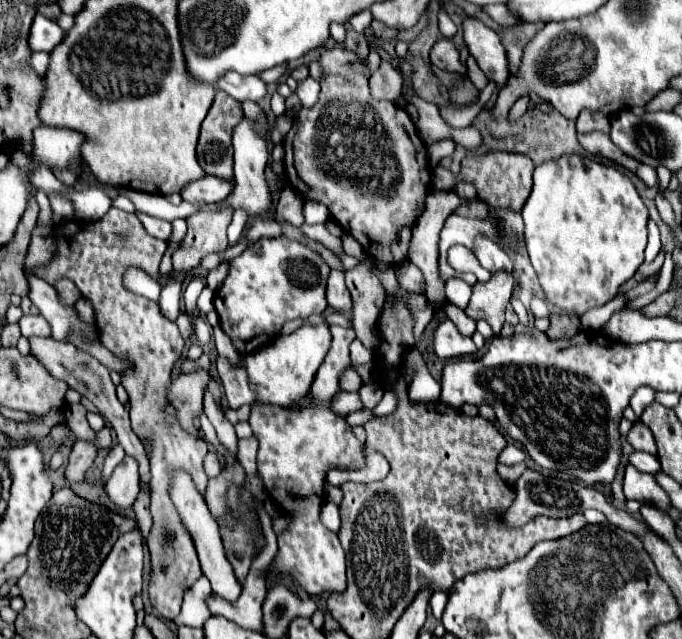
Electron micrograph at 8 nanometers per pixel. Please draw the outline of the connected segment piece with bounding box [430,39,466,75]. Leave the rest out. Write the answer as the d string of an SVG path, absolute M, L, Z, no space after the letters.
M446 39L446 45L434 45L430 49L430 61L432 61L432 65L436 65L440 69L448 69L448 71L466 75L466 67L460 63L460 55L450 39Z

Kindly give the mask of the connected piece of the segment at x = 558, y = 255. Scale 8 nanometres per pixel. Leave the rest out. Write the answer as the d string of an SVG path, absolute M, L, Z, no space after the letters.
M564 155L536 167L532 193L522 209L522 217L526 225L528 255L546 301L566 313L582 317L588 309L606 305L644 263L644 249L648 243L648 207L624 173L616 171L612 165L596 161L594 157Z

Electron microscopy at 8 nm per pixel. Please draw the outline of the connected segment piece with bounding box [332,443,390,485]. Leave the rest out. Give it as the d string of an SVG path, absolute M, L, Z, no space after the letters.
M364 443L364 457L368 459L368 465L364 465L360 471L332 471L332 483L334 485L342 485L346 481L354 481L354 483L372 483L372 481L380 481L388 475L388 461L384 459L384 455L380 455L380 451L372 451L372 447L368 447Z

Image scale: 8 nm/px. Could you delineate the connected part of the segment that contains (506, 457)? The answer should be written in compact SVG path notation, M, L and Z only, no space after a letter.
M508 443L508 445L502 449L502 453L500 453L498 461L500 461L502 465L508 465L508 467L512 467L512 465L524 463L524 461L526 461L526 453L524 453L520 447L516 447L516 445Z

